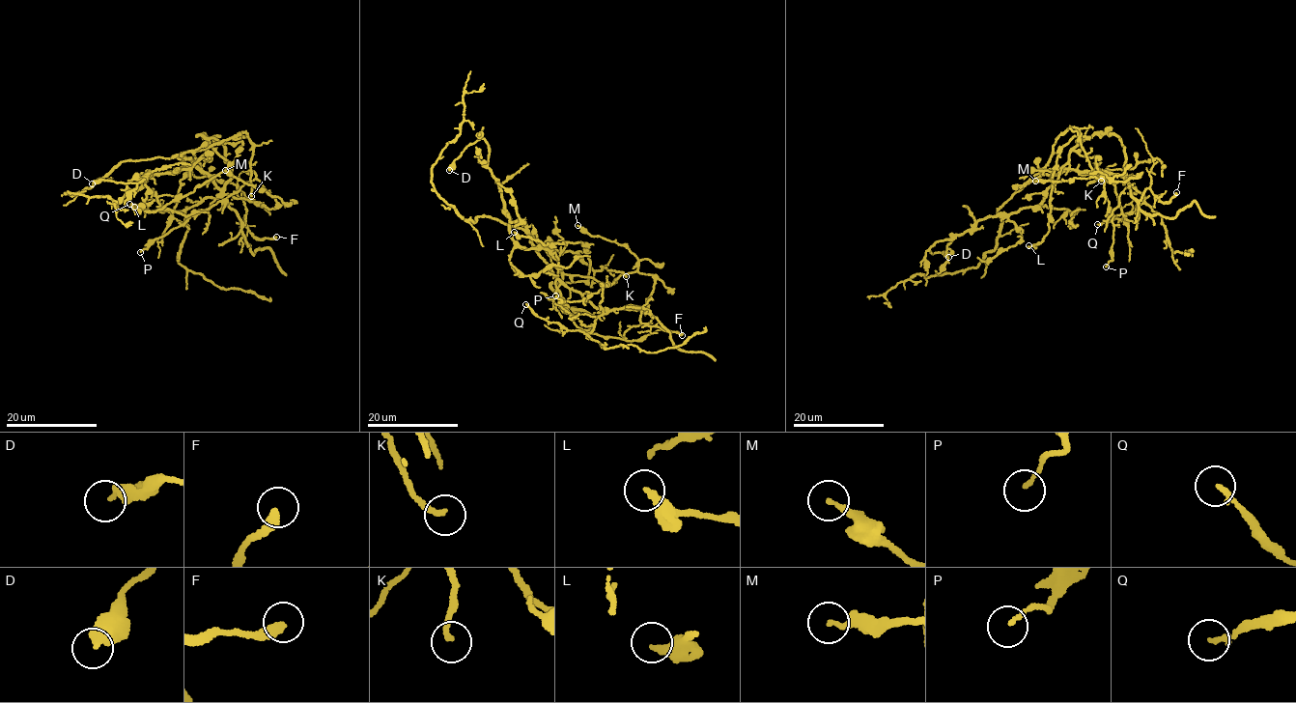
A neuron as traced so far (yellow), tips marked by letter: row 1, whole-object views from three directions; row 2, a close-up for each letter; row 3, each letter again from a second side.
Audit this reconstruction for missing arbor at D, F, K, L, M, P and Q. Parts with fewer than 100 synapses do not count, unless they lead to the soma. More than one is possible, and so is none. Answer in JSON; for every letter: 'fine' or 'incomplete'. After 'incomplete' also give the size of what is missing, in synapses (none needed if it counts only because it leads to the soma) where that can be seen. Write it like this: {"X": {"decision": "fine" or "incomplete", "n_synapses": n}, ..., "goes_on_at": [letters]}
{"D": {"decision": "fine"}, "F": {"decision": "fine"}, "K": {"decision": "fine"}, "L": {"decision": "fine"}, "M": {"decision": "fine"}, "P": {"decision": "fine"}, "Q": {"decision": "fine"}, "goes_on_at": []}

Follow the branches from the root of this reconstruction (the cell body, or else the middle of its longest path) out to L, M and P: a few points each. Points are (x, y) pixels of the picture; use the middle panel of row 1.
L: (534, 247), (545, 247), (561, 268), (563, 282), (587, 280), (587, 247), (580, 242), (545, 245), (514, 232)
M: (534, 247), (544, 246), (563, 274), (609, 285), (637, 269), (637, 259), (626, 245), (588, 235), (577, 225)
P: (534, 247), (544, 246), (563, 274), (609, 285), (620, 275), (581, 300), (561, 301), (555, 295)

